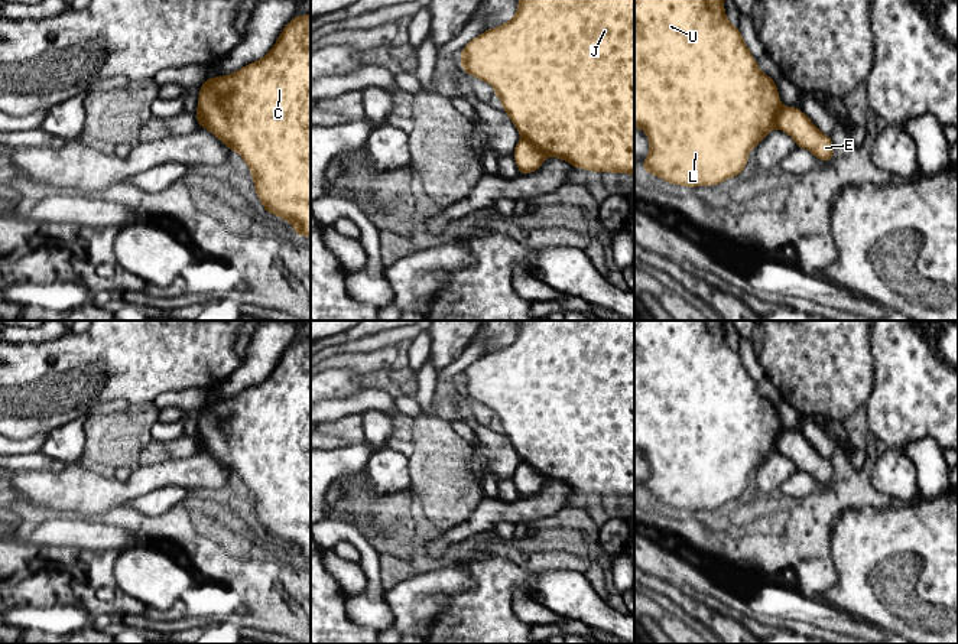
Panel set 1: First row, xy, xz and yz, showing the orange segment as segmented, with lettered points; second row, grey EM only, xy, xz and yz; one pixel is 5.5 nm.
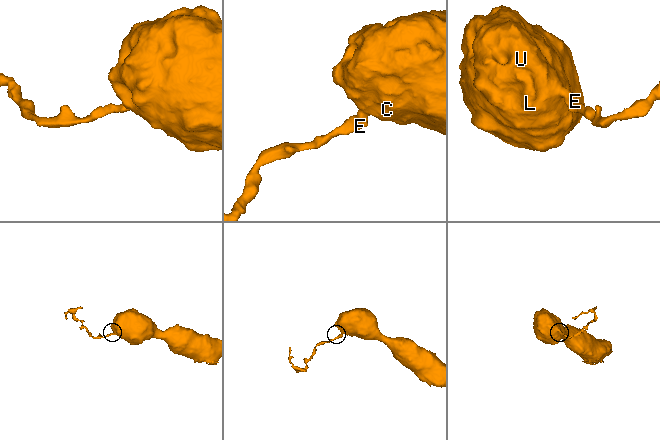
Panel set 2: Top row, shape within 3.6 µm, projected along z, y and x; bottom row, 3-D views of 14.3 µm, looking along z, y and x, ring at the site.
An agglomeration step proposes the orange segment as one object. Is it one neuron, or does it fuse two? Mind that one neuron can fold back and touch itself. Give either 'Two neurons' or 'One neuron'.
Two neurons

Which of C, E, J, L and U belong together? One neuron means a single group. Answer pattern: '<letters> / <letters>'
C J L U / E

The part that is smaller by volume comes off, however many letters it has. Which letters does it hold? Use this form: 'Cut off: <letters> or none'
Cut off: E

